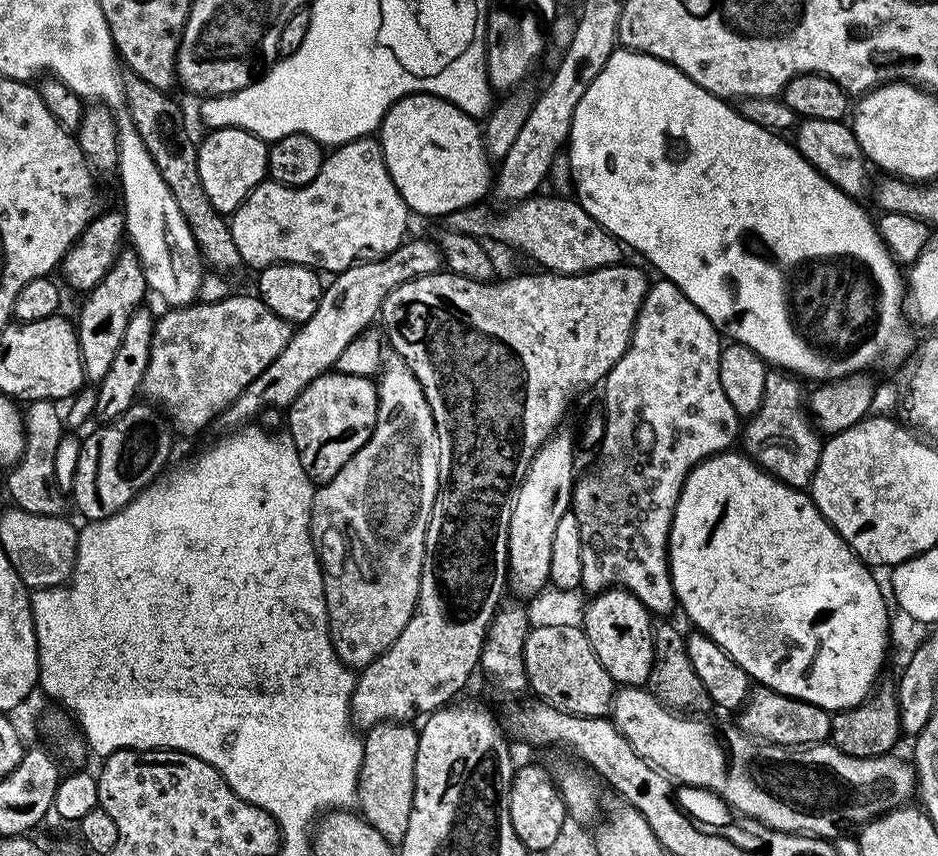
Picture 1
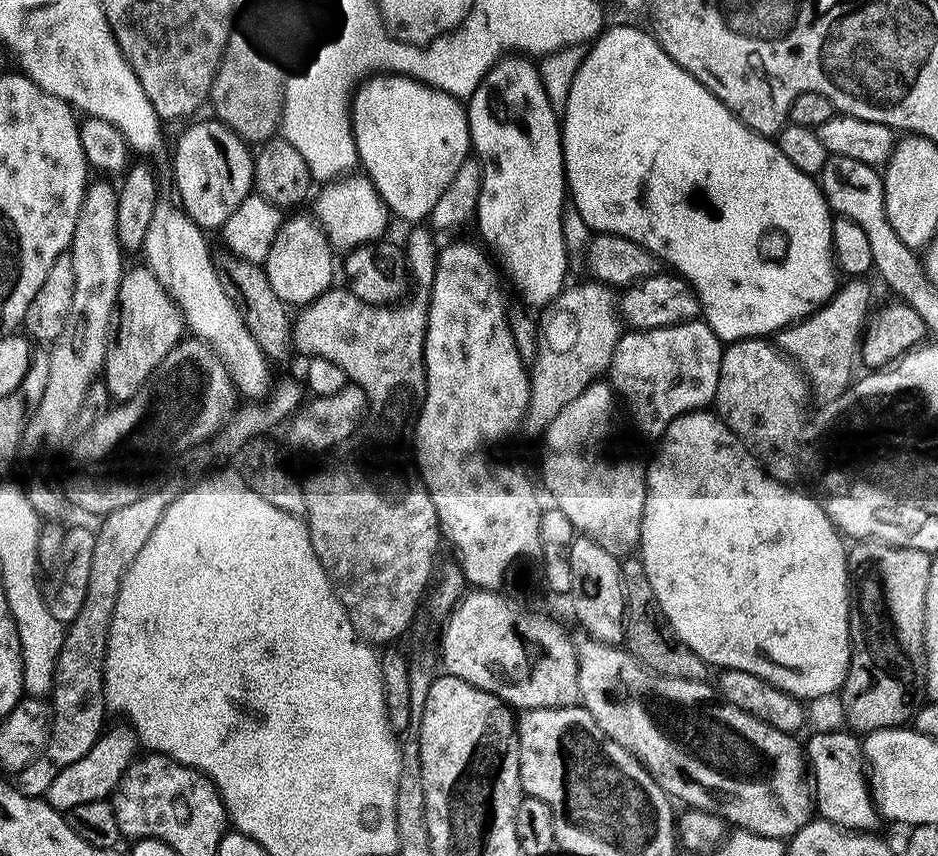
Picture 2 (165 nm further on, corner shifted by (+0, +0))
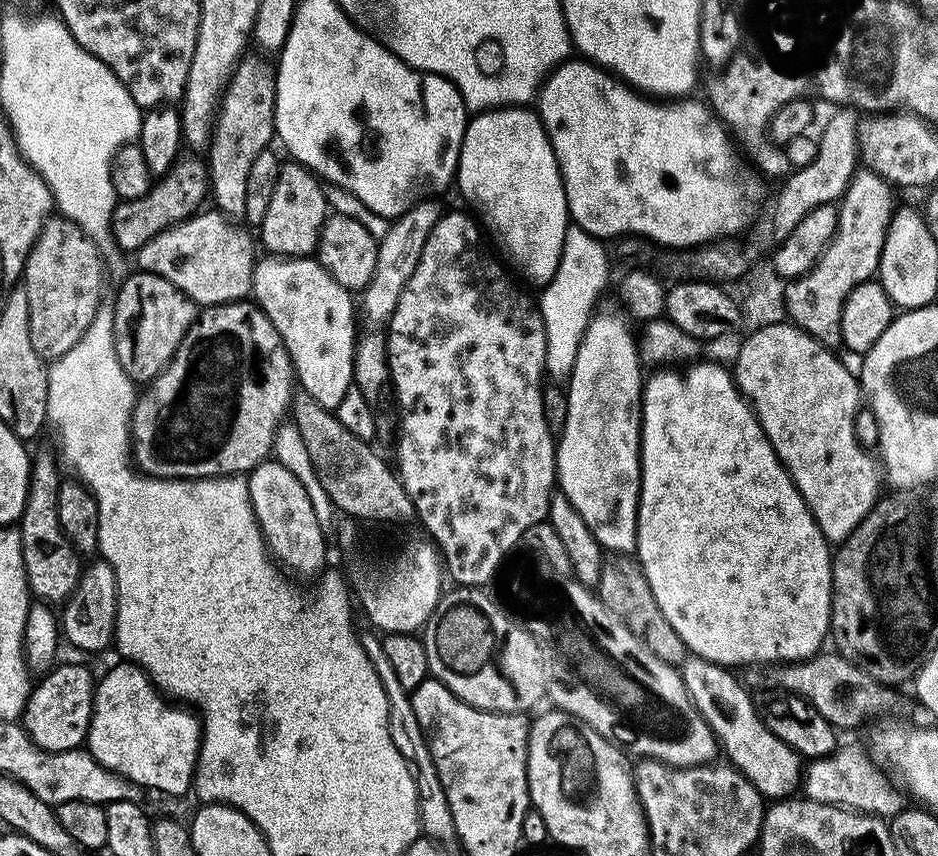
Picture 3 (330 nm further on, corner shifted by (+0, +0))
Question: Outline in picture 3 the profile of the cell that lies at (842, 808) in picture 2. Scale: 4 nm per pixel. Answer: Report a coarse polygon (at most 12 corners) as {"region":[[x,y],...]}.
{"region":[[689,655],[692,706],[768,800],[801,785],[801,755],[774,735],[723,665]]}

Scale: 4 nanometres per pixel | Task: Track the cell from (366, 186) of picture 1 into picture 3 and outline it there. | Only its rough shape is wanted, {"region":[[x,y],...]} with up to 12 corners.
{"region":[[201,211],[162,229],[135,267],[197,306],[252,291],[247,227]]}

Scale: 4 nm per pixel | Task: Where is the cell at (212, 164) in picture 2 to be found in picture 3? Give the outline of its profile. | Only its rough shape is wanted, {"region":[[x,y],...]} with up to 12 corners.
{"region":[[185,155],[112,211],[117,249],[134,254],[201,211],[208,165]]}

